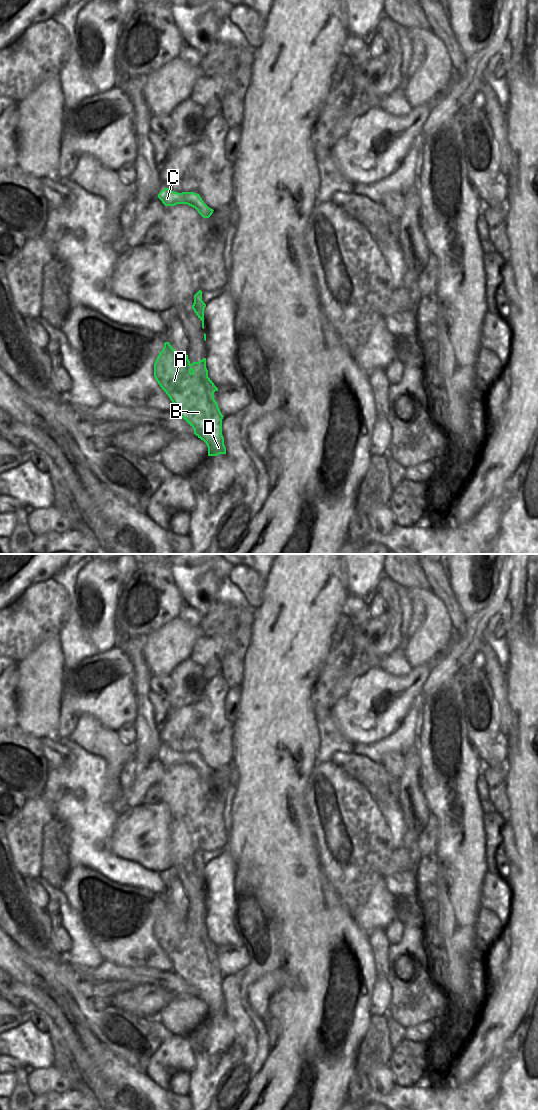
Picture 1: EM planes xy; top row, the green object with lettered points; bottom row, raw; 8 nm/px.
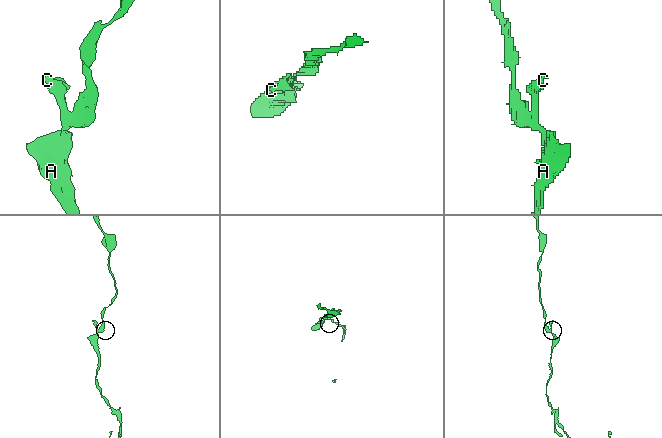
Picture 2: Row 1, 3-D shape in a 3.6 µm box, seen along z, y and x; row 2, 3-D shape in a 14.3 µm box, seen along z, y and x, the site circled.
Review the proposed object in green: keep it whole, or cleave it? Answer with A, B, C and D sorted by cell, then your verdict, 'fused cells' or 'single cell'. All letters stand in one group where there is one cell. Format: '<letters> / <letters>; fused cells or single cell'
A B C D; single cell

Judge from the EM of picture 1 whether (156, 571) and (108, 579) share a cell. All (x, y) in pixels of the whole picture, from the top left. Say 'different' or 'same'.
different

